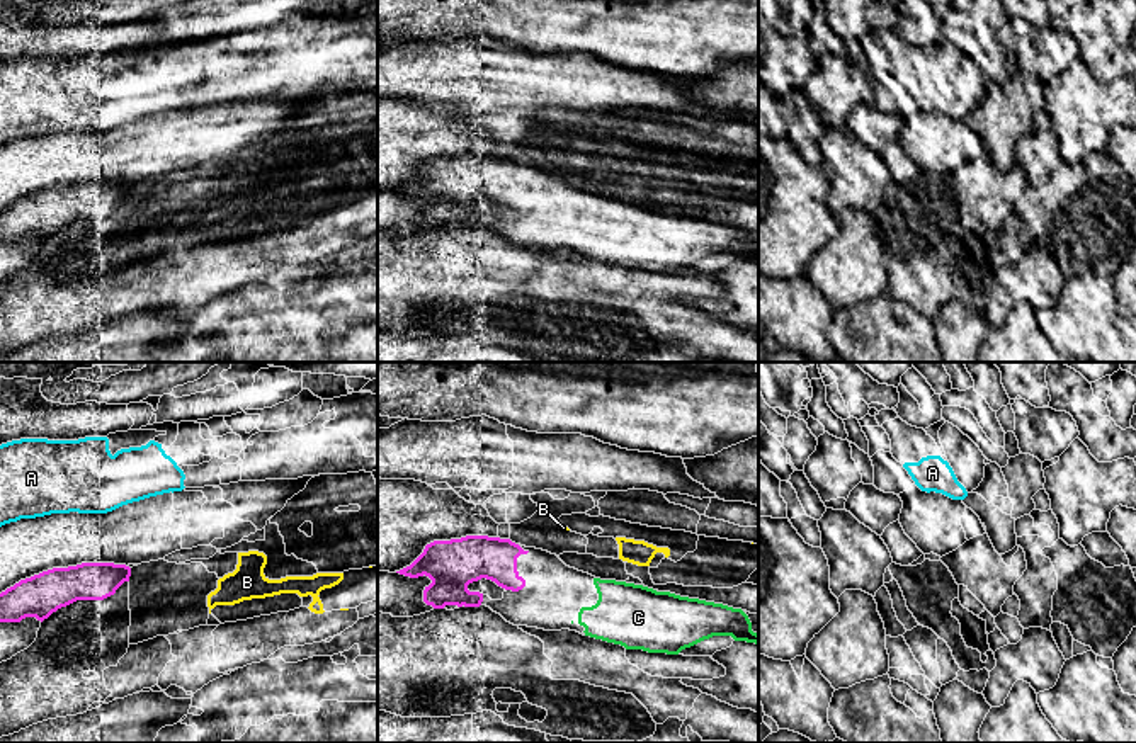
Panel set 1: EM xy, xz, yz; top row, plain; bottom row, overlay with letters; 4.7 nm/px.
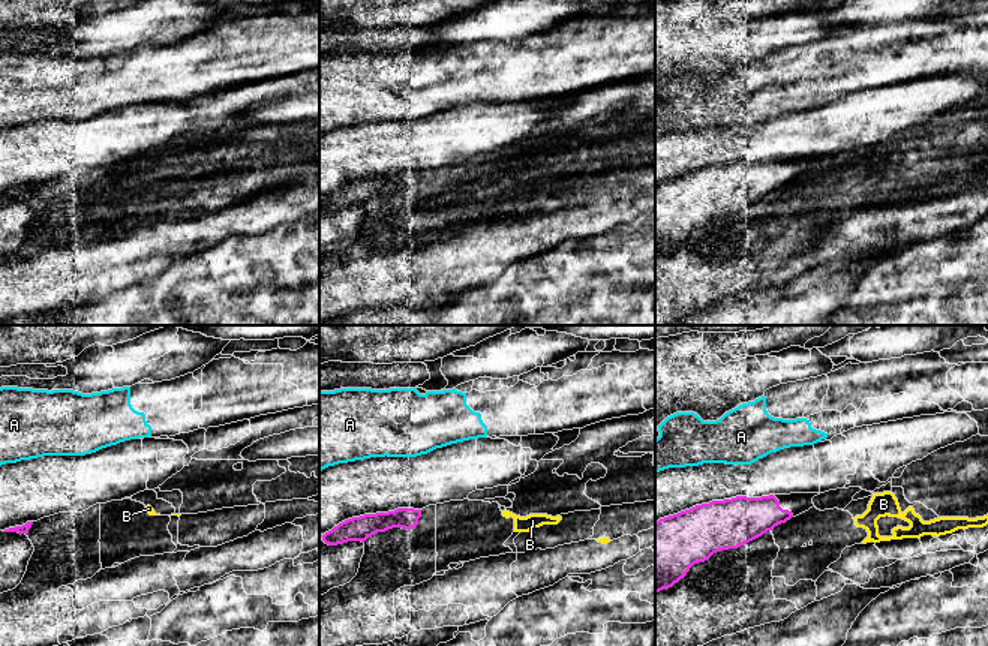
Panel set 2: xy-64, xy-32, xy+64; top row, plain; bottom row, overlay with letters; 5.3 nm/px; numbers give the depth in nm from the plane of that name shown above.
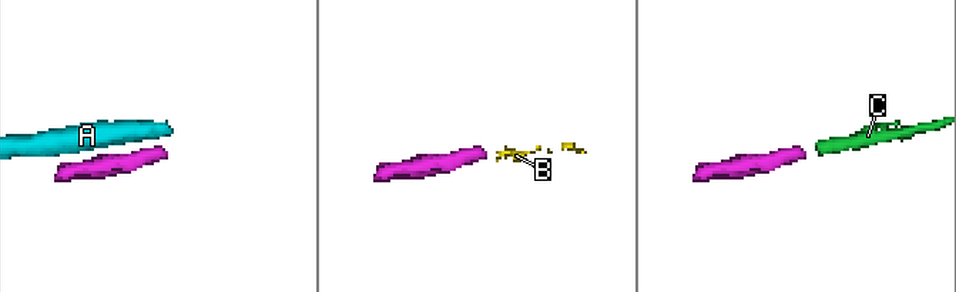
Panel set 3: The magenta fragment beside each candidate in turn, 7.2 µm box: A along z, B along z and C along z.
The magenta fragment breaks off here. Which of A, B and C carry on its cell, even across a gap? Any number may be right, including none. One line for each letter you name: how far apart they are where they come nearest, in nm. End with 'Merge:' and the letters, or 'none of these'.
C: Distance 280 nm
Merge: C

